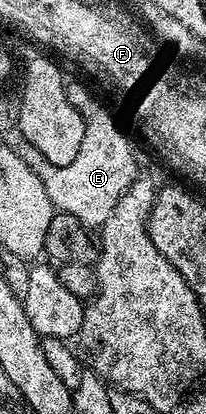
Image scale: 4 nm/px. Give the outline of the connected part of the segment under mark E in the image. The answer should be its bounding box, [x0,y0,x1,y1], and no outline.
[19,83,137,227]

